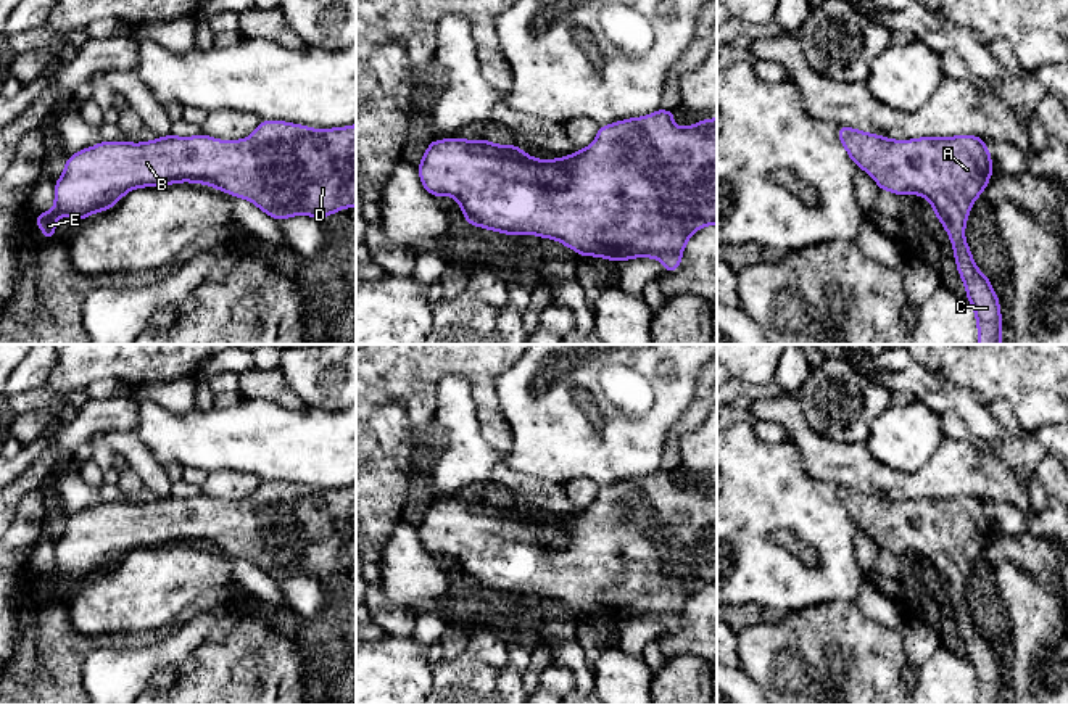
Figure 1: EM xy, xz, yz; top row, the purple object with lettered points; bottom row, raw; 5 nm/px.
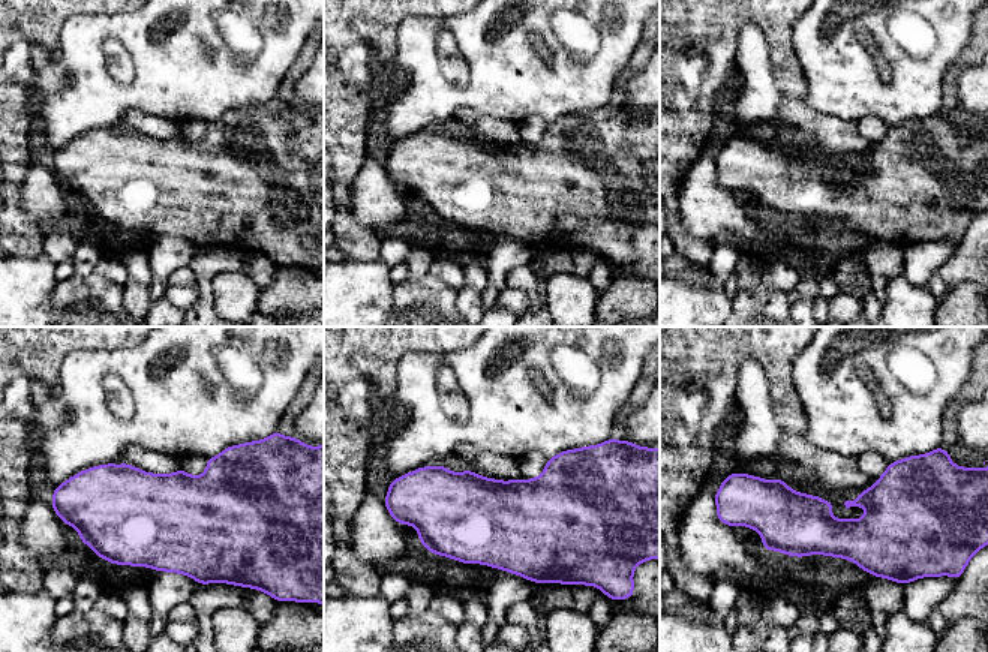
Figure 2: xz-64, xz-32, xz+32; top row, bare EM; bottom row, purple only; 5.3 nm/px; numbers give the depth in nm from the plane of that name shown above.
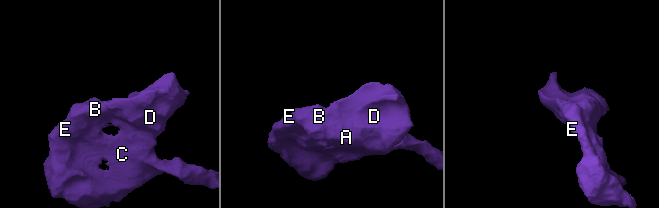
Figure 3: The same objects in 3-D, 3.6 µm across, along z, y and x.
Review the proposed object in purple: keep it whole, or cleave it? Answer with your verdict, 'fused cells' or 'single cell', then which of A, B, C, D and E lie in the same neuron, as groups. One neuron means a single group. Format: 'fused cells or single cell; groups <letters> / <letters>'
single cell; groups A B C D E

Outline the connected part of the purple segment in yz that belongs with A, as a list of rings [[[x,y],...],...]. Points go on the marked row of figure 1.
[[[847,126],[838,129],[838,137],[849,158],[859,169],[867,171],[875,179],[880,190],[889,190],[900,198],[905,193],[915,193],[931,203],[934,214],[952,241],[957,270],[965,283],[967,299],[975,309],[978,344],[1002,344],[1000,328],[1004,320],[1000,317],[999,296],[994,293],[989,278],[979,272],[965,241],[967,217],[975,200],[984,193],[994,172],[986,142],[975,135],[891,140]]]

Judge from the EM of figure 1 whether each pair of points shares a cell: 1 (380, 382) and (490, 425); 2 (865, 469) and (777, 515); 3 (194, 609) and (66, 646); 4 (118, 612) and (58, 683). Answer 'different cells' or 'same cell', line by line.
1: same cell
2: different cells
3: same cell
4: different cells

